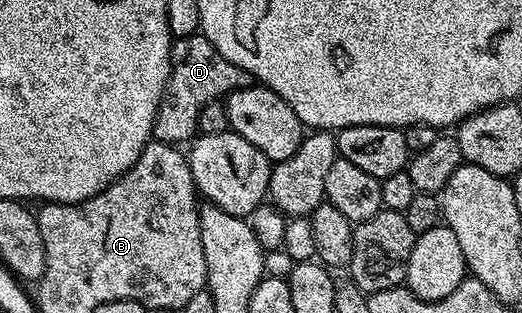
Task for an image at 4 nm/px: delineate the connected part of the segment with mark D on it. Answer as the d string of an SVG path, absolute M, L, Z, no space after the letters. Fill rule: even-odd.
M203 34L173 39L172 69L152 127L152 140L173 146L183 145L183 140L191 141L197 135L198 114L202 114L204 107L215 100L223 101L234 90L251 88L253 84L252 76L242 70L242 66L234 66L234 62L222 58Z

